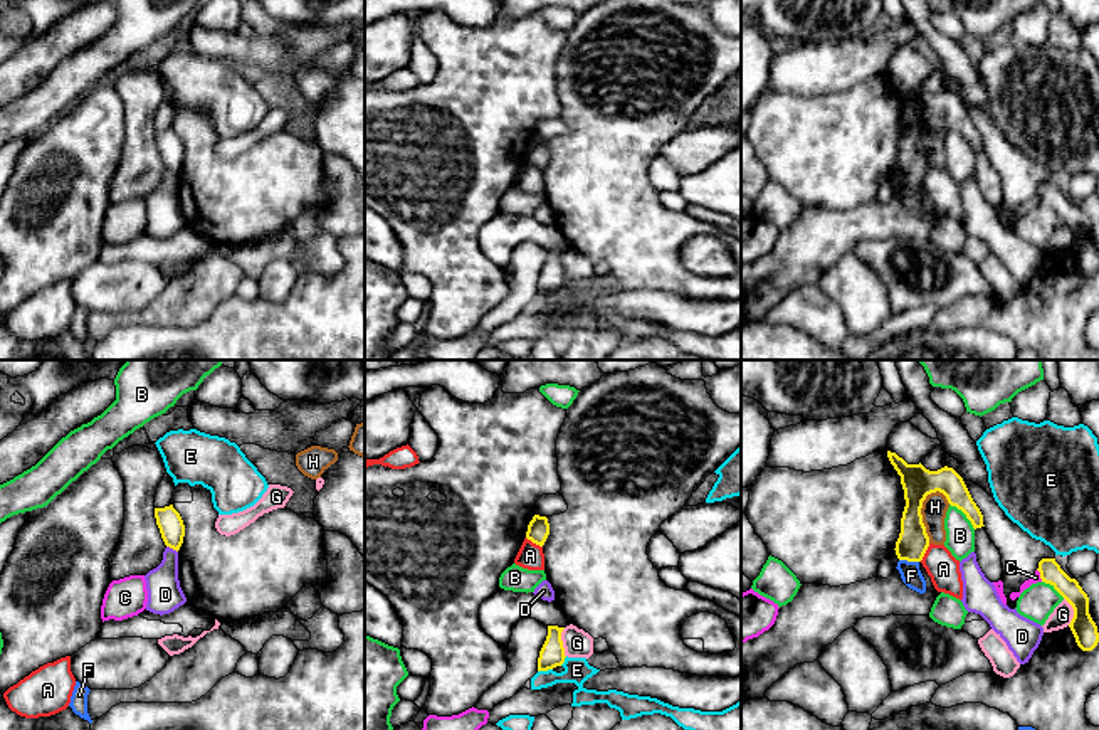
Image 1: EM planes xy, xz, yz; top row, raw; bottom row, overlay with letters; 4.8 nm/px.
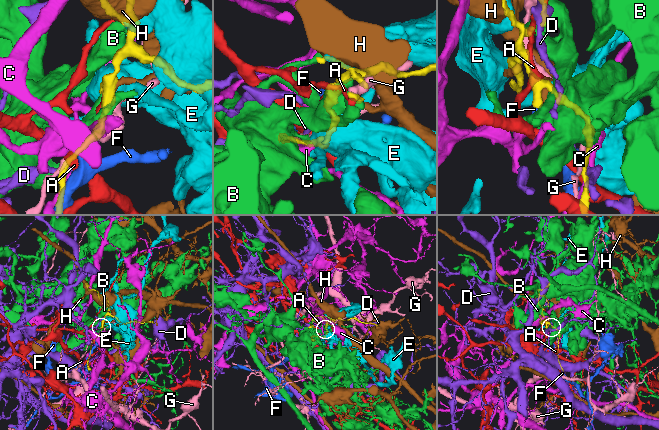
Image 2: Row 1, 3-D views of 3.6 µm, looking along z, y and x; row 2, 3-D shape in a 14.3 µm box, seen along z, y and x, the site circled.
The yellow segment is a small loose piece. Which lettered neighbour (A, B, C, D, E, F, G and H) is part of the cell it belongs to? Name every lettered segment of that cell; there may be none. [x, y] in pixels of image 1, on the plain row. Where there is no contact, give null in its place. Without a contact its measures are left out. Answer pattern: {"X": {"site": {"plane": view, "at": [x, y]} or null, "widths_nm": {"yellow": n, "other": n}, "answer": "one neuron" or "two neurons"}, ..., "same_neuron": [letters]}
{"A": {"site": {"plane": "yz", "at": [925, 175]}, "widths_nm": {"yellow": 150, "other": 150}, "answer": "two neurons"}, "B": {"site": {"plane": "yz", "at": [965, 137]}, "widths_nm": {"yellow": 120, "other": 140}, "answer": "two neurons"}, "C": {"site": {"plane": "yz", "at": [1041, 199]}, "widths_nm": {"yellow": 110, "other": 50}, "answer": "two neurons"}, "D": {"site": {"plane": "xy", "at": [172, 170]}, "widths_nm": {"yellow": 120, "other": 160}, "answer": "one neuron"}, "E": {"site": {"plane": "xz", "at": [545, 293]}, "widths_nm": {"yellow": 120, "other": 130}, "answer": "two neurons"}, "F": {"site": {"plane": "yz", "at": [909, 184]}, "widths_nm": {"yellow": 150, "other": 100}, "answer": "two neurons"}, "G": {"site": {"plane": "xz", "at": [562, 266]}, "widths_nm": {"yellow": 120, "other": 140}, "answer": "two neurons"}, "H": {"site": {"plane": "yz", "at": [920, 137]}, "widths_nm": {"yellow": 150, "other": 120}, "answer": "two neurons"}, "same_neuron": ["D"]}

